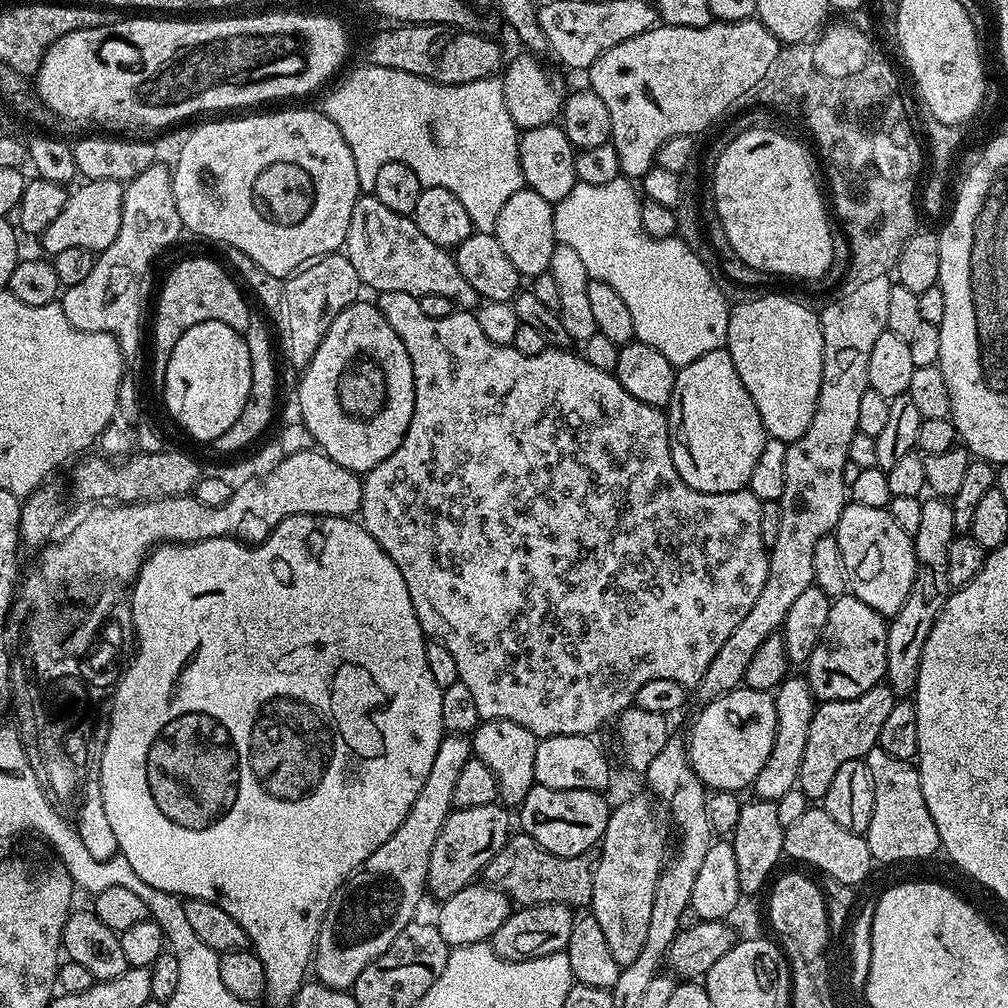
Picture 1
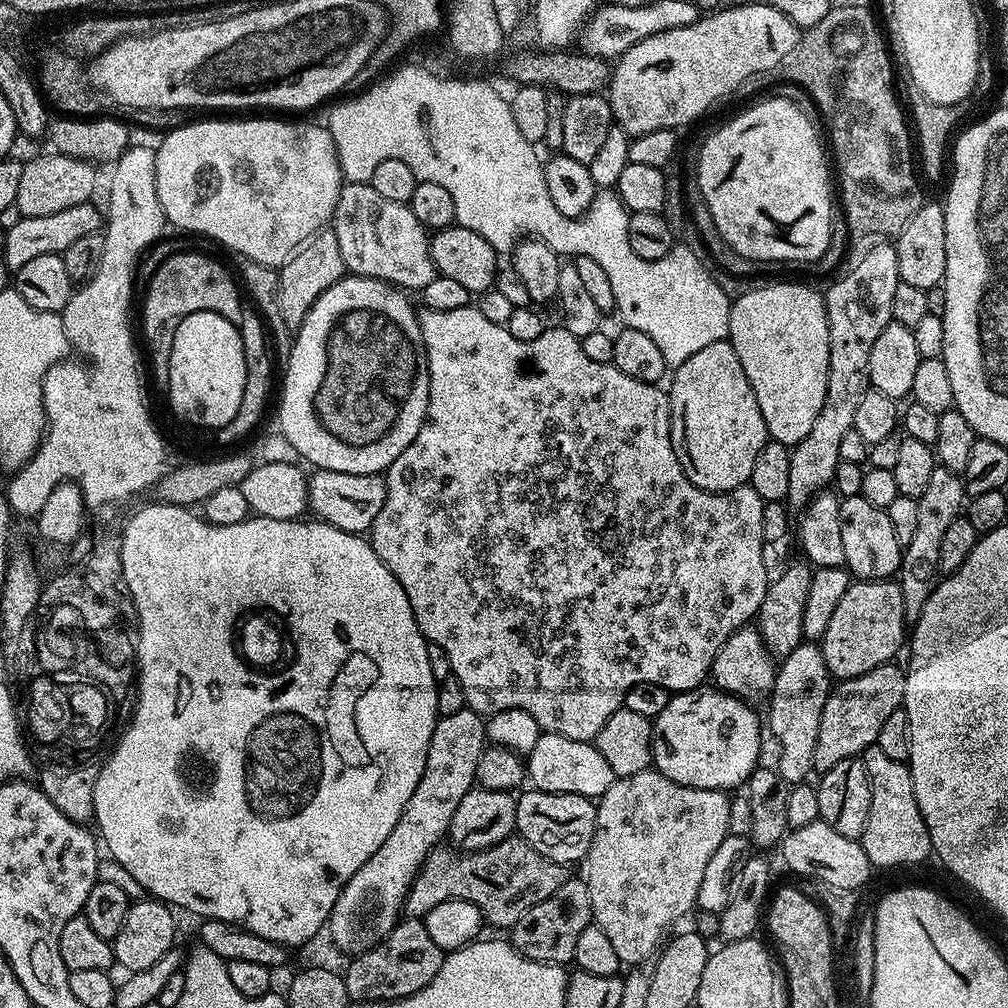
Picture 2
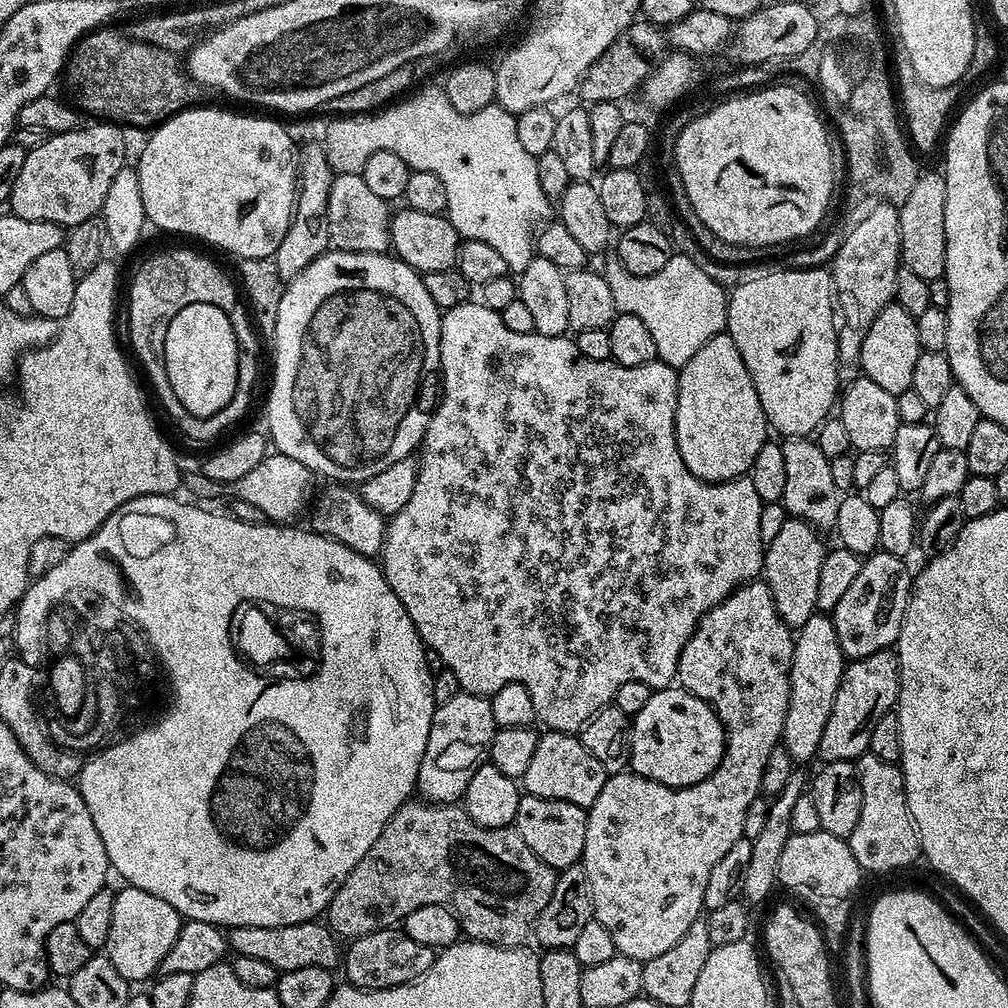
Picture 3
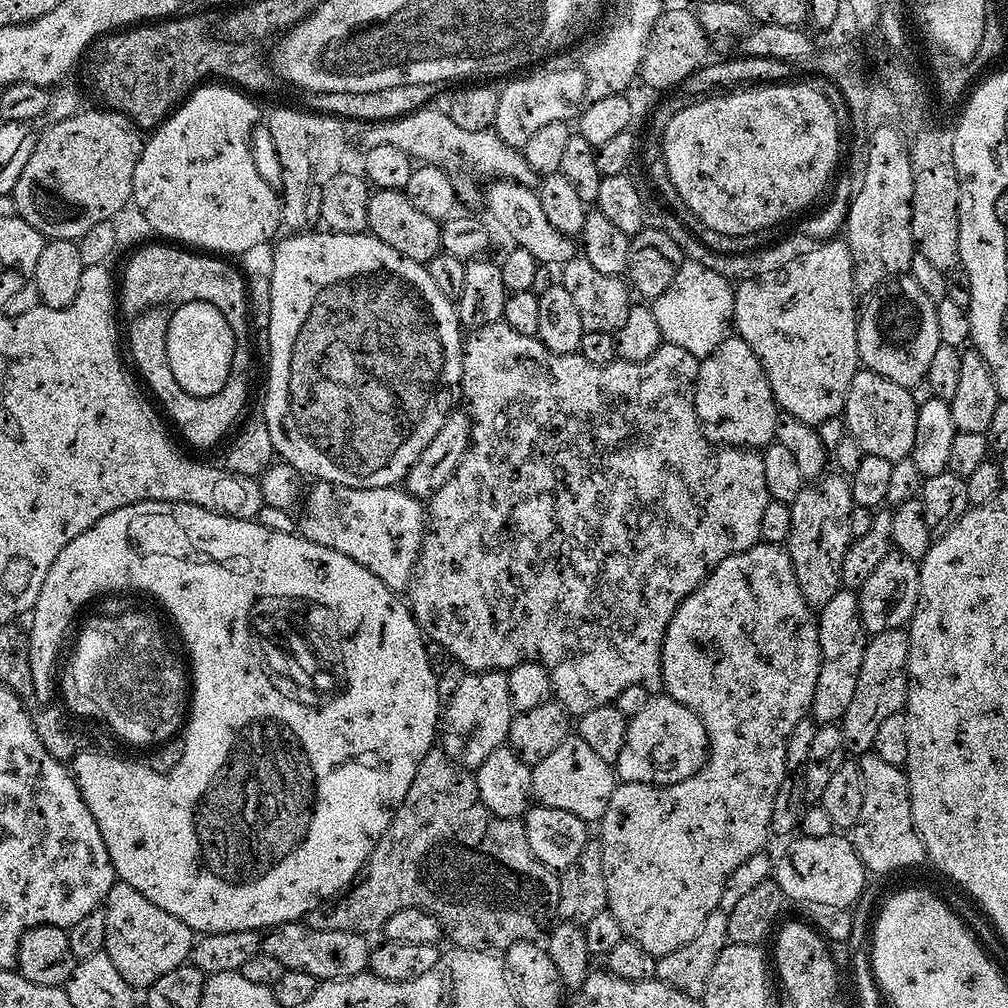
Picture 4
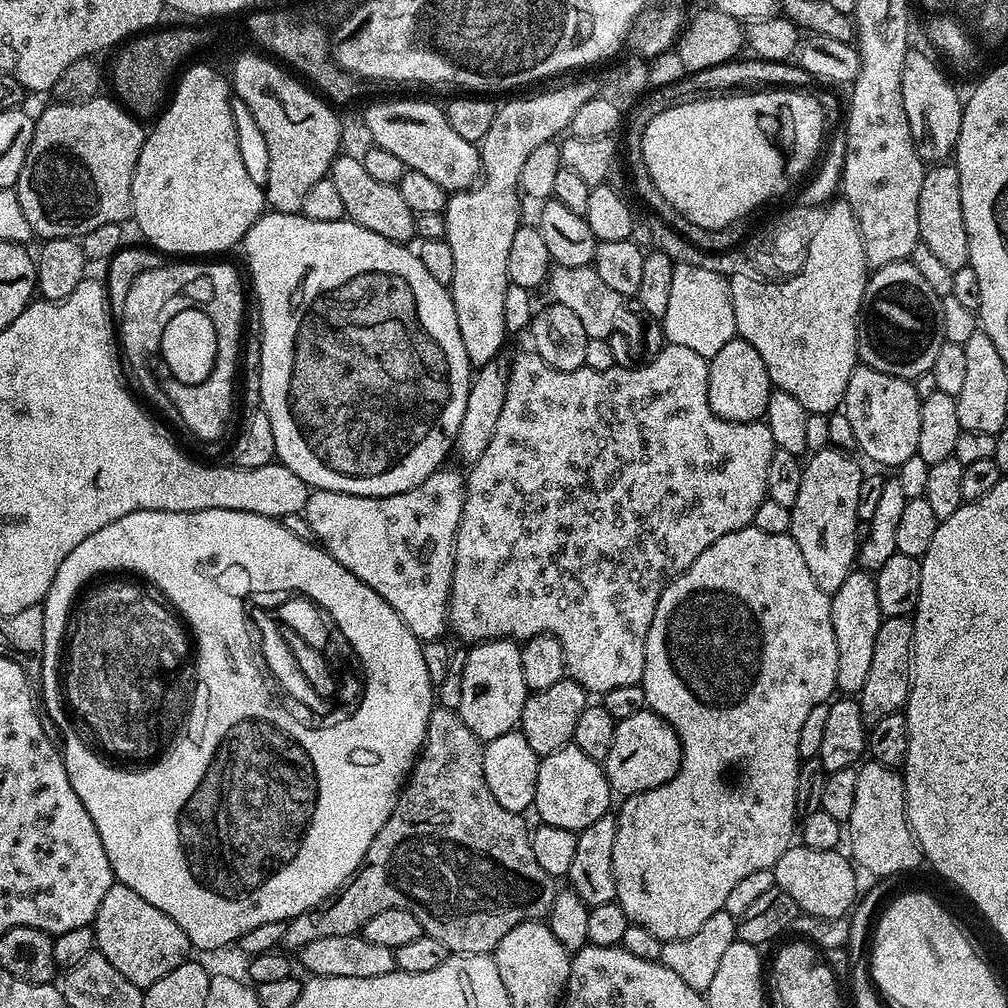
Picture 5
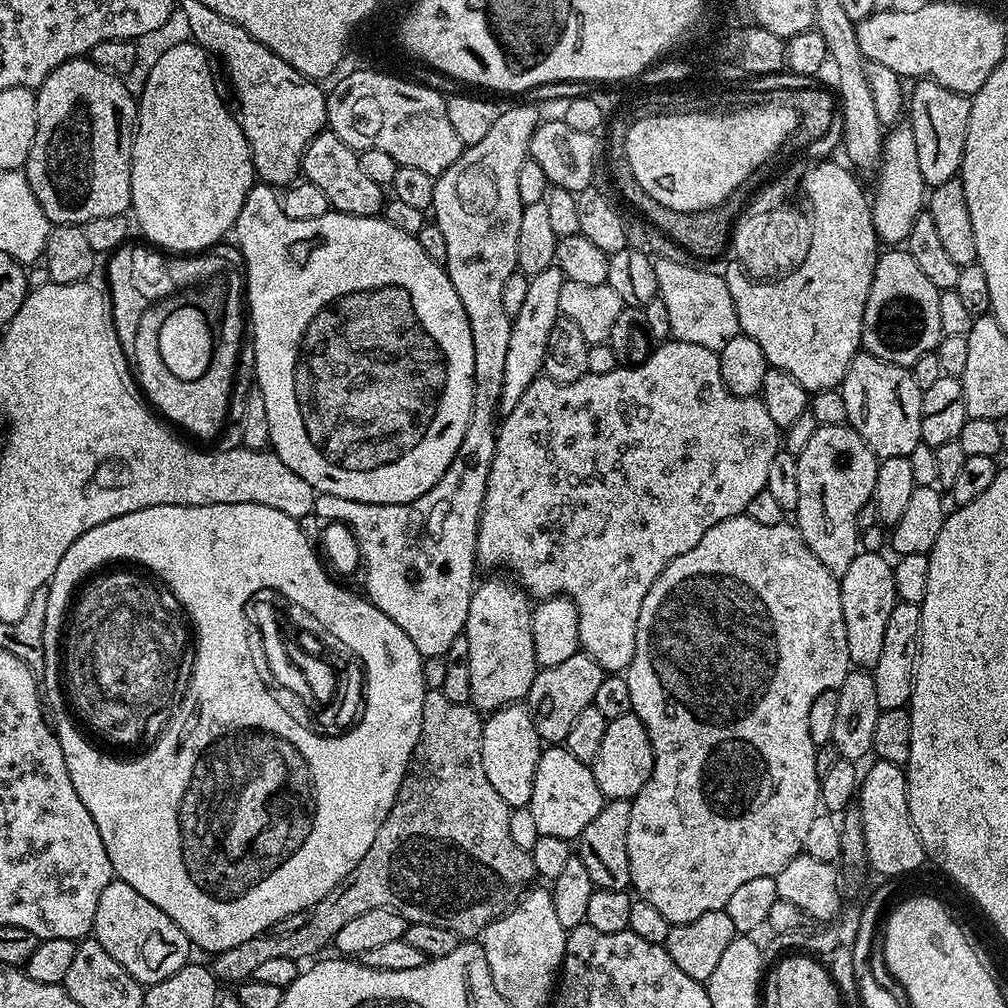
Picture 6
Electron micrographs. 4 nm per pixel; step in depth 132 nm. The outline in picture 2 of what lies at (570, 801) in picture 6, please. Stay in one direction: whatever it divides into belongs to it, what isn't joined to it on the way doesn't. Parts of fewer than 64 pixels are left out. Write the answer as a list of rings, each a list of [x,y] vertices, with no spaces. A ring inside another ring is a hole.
[[[553,732],[540,735],[534,750],[526,753],[526,776],[537,792],[578,794],[589,798],[606,794],[606,790],[610,790],[610,786],[618,779],[614,770],[610,770],[606,758],[598,754],[595,743],[566,738]]]

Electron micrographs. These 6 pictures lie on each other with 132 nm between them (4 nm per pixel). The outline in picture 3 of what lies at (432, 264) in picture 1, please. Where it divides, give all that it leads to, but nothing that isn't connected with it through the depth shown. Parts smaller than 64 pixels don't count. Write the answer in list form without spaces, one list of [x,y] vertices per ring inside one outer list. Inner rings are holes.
[[[341,172],[333,175],[332,185],[330,186],[330,198],[328,199],[328,229],[330,230],[330,238],[332,239],[331,247],[342,252],[382,252],[387,253],[392,248],[392,216],[390,215],[389,201],[378,198],[378,194],[374,194],[370,190],[370,186],[366,186],[363,175],[355,172]]]

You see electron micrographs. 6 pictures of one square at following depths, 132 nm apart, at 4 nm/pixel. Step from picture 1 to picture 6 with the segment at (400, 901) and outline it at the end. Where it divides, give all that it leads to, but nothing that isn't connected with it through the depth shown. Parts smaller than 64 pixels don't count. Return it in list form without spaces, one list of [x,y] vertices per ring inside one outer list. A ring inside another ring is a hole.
[[[500,574],[489,576],[492,577],[485,584],[477,583],[473,587],[462,633],[468,639],[470,703],[481,714],[491,714],[523,701],[538,671],[532,629],[533,605],[528,593],[515,583],[507,584]]]

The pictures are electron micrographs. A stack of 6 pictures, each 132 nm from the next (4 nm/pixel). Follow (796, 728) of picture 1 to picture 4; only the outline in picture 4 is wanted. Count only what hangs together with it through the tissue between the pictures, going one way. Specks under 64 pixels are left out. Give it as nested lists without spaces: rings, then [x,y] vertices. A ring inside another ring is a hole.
[[[841,588],[838,594],[834,594],[826,606],[818,609],[818,646],[820,647],[820,669],[818,670],[818,682],[814,686],[814,702],[810,709],[811,719],[817,725],[835,724],[843,721],[847,708],[854,698],[854,689],[858,687],[858,674],[862,670],[862,654],[866,643],[866,633],[860,621],[860,602],[855,591]]]

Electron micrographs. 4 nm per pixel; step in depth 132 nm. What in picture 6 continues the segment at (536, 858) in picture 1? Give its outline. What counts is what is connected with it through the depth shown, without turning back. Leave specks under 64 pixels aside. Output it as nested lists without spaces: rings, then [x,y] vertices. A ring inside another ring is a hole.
[[[438,690],[425,691],[422,698],[422,730],[412,751],[412,760],[408,763],[408,772],[404,776],[402,786],[394,798],[394,806],[390,810],[390,814],[386,814],[386,822],[382,822],[382,826],[378,826],[378,834],[374,834],[374,842],[370,842],[370,850],[366,850],[366,854],[362,854],[362,862],[358,862],[358,866],[354,866],[354,870],[350,874],[346,874],[346,878],[342,878],[342,882],[338,886],[334,886],[334,890],[330,890],[330,894],[326,894],[326,898],[322,898],[316,903],[316,907],[308,912],[306,926],[301,926],[299,930],[294,930],[294,934],[255,936],[250,938],[250,942],[242,942],[242,946],[230,946],[230,950],[222,950],[215,953],[211,957],[210,967],[217,981],[236,980],[235,982],[243,982],[252,977],[256,967],[267,962],[270,958],[290,958],[297,962],[304,962],[307,956],[313,955],[312,957],[315,957],[320,954],[315,954],[315,952],[322,951],[327,944],[329,947],[335,941],[338,930],[342,930],[342,926],[346,926],[346,922],[351,922],[358,914],[366,914],[366,910],[389,908],[398,914],[402,914],[405,920],[411,923],[442,926],[446,930],[454,930],[454,934],[458,934],[462,938],[479,937],[483,933],[485,926],[497,920],[503,912],[508,911],[524,895],[529,885],[537,879],[536,867],[532,861],[531,851],[525,845],[523,848],[512,837],[513,809],[509,808],[506,802],[502,802],[502,798],[498,795],[498,790],[494,790],[494,786],[490,786],[490,778],[486,778],[486,770],[482,766],[483,729],[484,720],[481,713],[477,712],[471,703],[450,702],[450,698],[446,698],[446,694],[442,694]]]

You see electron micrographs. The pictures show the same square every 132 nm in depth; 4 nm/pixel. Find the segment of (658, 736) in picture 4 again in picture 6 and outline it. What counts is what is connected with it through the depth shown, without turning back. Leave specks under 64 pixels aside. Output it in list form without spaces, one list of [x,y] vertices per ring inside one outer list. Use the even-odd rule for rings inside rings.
[[[623,716],[608,721],[598,758],[594,758],[590,766],[605,801],[631,800],[642,790],[642,786],[646,786],[654,770],[653,739],[653,733],[646,730],[646,726],[637,716]]]

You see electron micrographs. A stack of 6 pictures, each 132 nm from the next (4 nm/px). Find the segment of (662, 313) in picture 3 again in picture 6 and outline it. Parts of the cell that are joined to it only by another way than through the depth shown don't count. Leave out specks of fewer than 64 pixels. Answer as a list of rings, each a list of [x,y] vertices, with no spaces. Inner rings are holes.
[[[656,260],[656,291],[658,299],[666,302],[666,314],[670,314],[670,330],[675,339],[706,346],[706,350],[720,353],[730,338],[741,335],[738,314],[734,310],[734,298],[726,286],[723,275],[707,272],[707,267],[682,266],[682,262]]]

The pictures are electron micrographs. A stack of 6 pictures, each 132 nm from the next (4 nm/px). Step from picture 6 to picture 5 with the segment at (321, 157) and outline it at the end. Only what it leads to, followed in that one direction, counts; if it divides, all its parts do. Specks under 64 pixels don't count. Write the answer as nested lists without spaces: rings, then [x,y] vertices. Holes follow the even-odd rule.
[[[337,155],[332,164],[330,178],[342,197],[345,217],[355,220],[366,230],[374,230],[374,234],[382,234],[382,238],[392,240],[395,244],[407,245],[408,239],[416,236],[416,213],[406,206],[399,187],[386,182],[377,182],[370,174],[366,174],[363,163],[352,156]]]

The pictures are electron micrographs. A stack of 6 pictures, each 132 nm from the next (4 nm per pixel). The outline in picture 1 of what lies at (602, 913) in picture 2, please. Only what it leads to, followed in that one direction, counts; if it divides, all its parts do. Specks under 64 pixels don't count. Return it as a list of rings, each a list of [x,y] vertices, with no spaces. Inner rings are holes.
[[[647,795],[644,796],[632,796],[629,800],[622,801],[617,808],[615,805],[609,811],[604,838],[598,845],[600,857],[598,855],[595,857],[592,869],[594,890],[590,915],[598,918],[598,926],[602,926],[602,935],[606,937],[606,943],[609,944],[610,951],[614,954],[614,962],[618,962],[621,966],[634,962],[634,958],[642,954],[642,942],[646,942],[646,929],[650,926],[650,910],[654,907],[654,890],[658,886],[660,872],[666,863],[664,847],[668,844],[669,829],[661,813],[659,811],[656,813],[652,809],[653,801]]]

